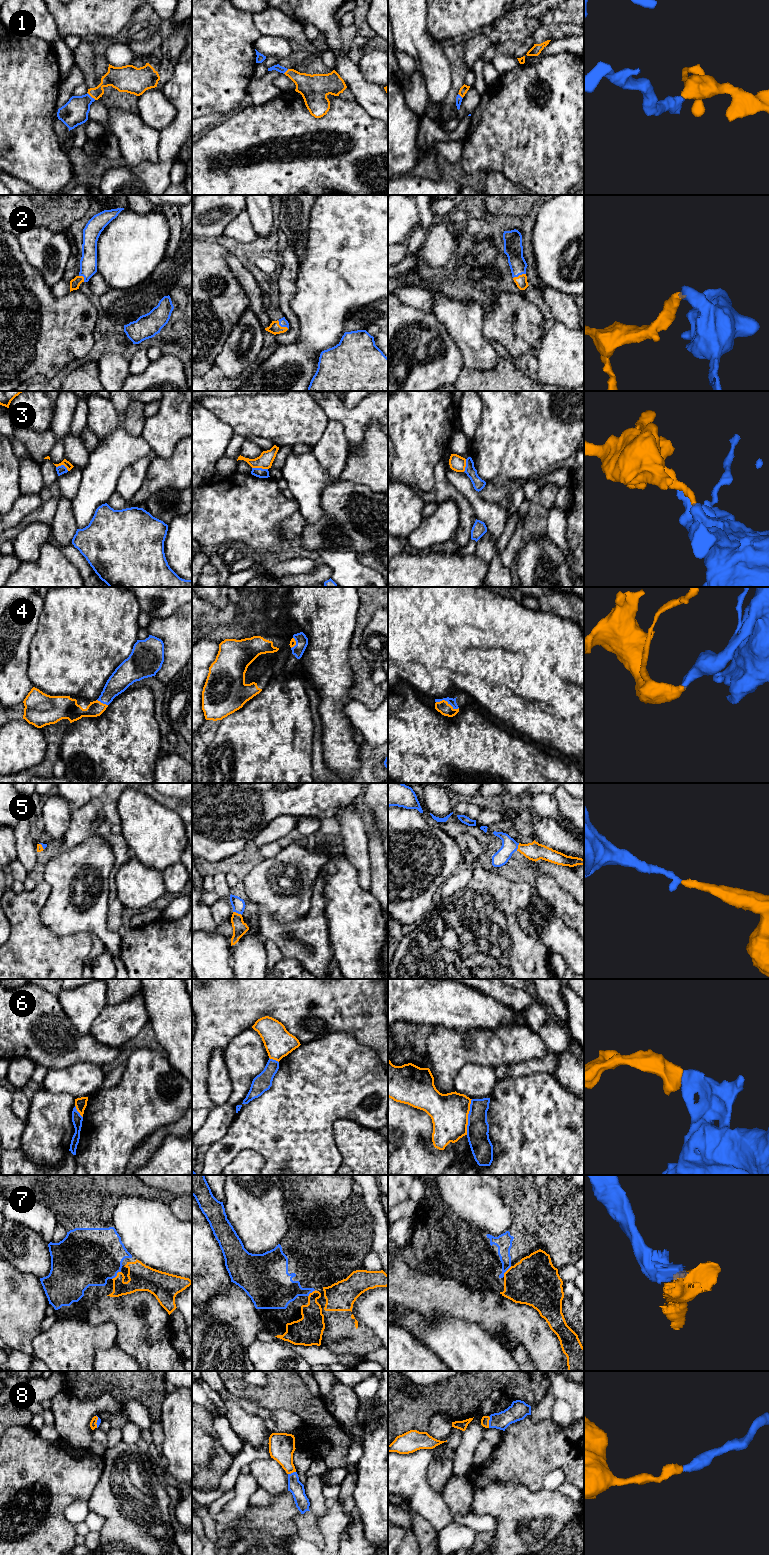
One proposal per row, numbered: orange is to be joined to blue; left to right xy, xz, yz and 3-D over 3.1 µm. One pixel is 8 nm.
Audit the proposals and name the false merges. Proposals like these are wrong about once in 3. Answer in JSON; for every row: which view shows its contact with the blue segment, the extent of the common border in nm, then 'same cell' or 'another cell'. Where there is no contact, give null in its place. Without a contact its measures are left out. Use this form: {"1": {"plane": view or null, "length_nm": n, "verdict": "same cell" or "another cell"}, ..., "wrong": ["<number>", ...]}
{"1": {"plane": "xy", "length_nm": 90, "verdict": "same cell"}, "2": {"plane": "xz", "length_nm": 120, "verdict": "same cell"}, "3": {"plane": "xz", "length_nm": 130, "verdict": "another cell"}, "4": {"plane": "yz", "length_nm": 190, "verdict": "same cell"}, "5": {"plane": "xz", "length_nm": 80, "verdict": "same cell"}, "6": {"plane": "yz", "length_nm": 300, "verdict": "another cell"}, "7": {"plane": "xy", "length_nm": 100, "verdict": "same cell"}, "8": {"plane": "yz", "length_nm": 100, "verdict": "same cell"}, "wrong": ["3", "6"]}

